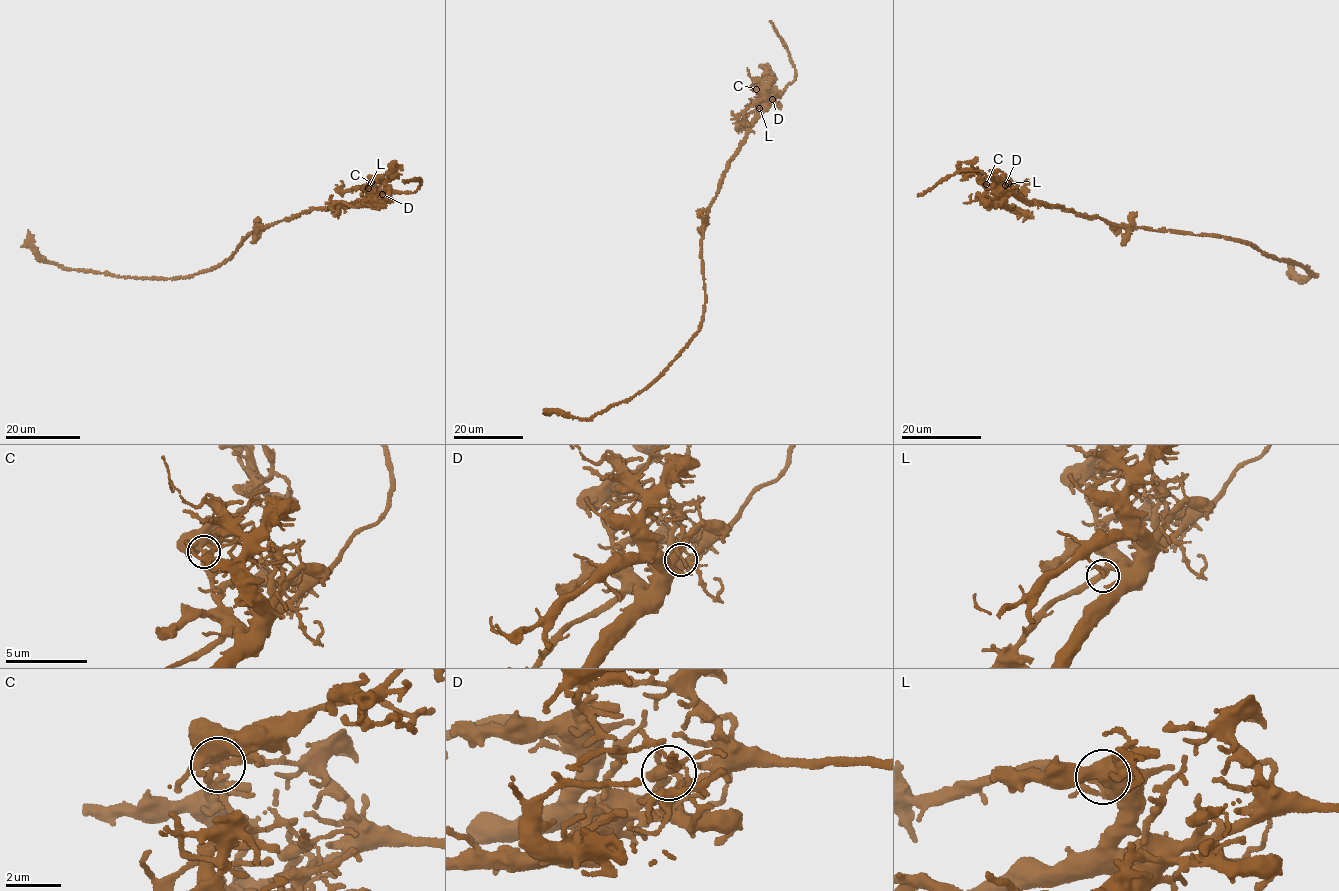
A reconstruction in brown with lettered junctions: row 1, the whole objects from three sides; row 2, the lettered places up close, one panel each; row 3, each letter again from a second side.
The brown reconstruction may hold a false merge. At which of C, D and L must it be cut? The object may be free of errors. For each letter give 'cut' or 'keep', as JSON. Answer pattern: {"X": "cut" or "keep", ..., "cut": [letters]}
{"C": "cut", "D": "keep", "L": "keep", "cut": ["C"]}

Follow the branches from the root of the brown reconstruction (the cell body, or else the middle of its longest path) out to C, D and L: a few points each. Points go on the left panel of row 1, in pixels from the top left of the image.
C: (245, 238), (256, 229), (310, 209), (323, 209), (365, 200), (370, 194), (371, 182)
D: (245, 238), (256, 229), (310, 209), (373, 200), (382, 194)
L: (245, 238), (256, 229), (310, 209), (323, 209), (365, 200), (371, 193), (368, 188)

